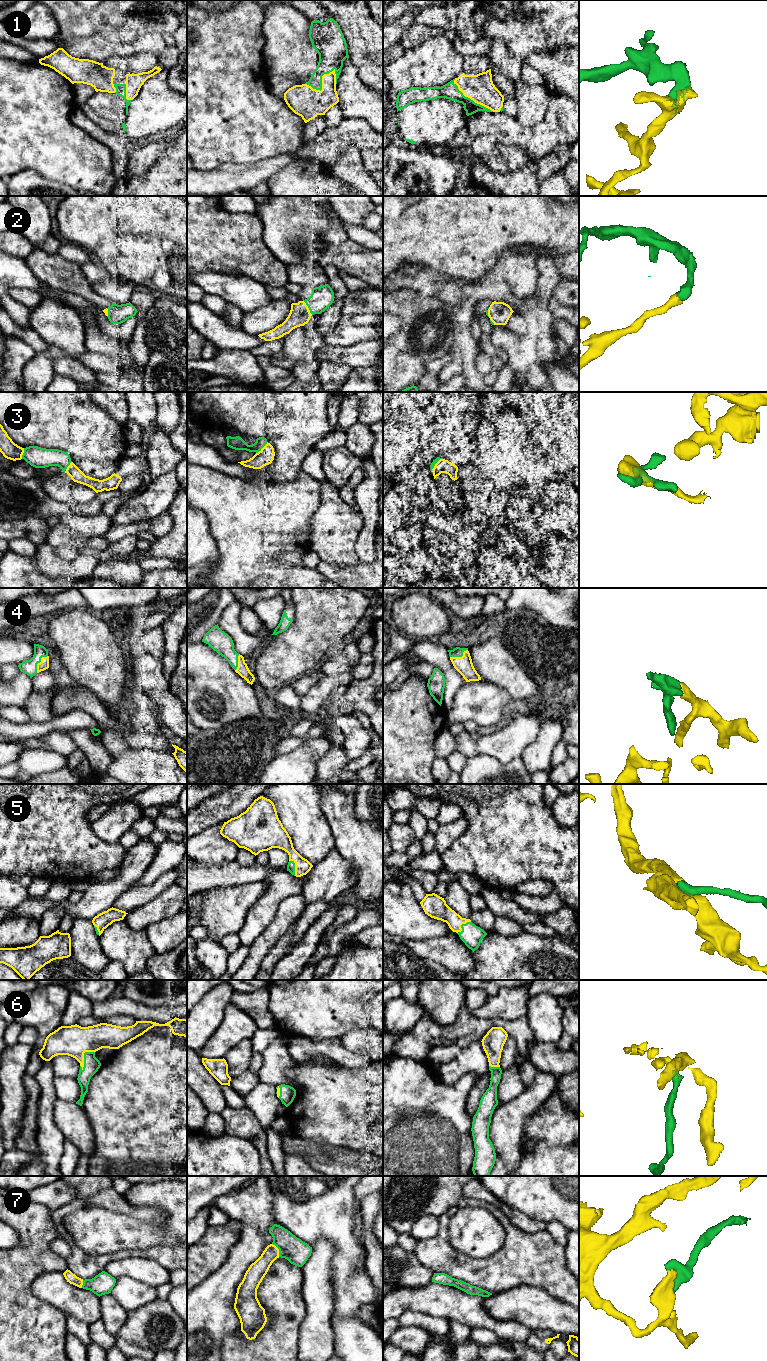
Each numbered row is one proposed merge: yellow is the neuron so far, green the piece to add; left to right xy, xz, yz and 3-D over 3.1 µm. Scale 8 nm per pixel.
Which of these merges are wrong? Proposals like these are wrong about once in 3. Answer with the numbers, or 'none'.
none

